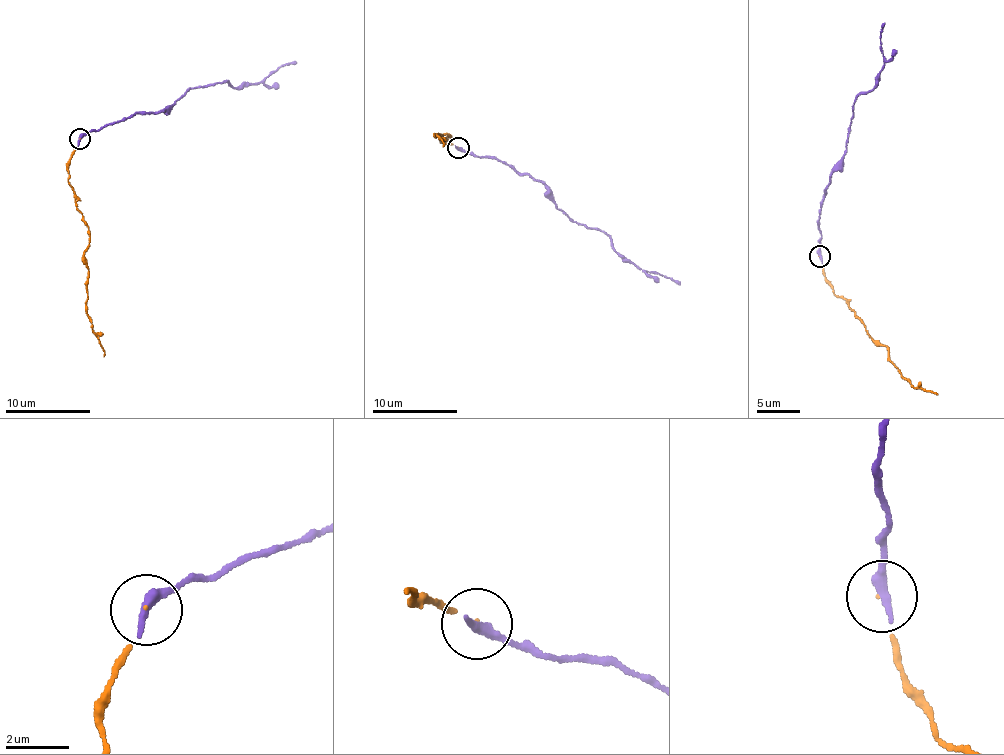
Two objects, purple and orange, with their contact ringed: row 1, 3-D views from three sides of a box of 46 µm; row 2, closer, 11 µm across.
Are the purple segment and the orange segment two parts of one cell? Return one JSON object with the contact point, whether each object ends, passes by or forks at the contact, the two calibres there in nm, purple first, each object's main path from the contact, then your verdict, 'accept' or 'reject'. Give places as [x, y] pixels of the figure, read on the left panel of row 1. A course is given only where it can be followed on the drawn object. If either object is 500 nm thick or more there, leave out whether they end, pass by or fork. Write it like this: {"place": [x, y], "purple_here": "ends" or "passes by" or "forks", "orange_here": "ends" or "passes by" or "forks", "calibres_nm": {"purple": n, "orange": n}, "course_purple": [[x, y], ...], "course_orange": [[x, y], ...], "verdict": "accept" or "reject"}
{"place": [80, 139], "purple_here": "ends", "orange_here": "ends", "calibres_nm": {"purple": 360, "orange": 20}, "course_purple": [[80, 138], [137, 114], [173, 104], [191, 88], [229, 81], [233, 88], [258, 82], [297, 62]], "course_orange": [[80, 138], [67, 181], [87, 227], [87, 309], [104, 356]], "verdict": "reject"}

